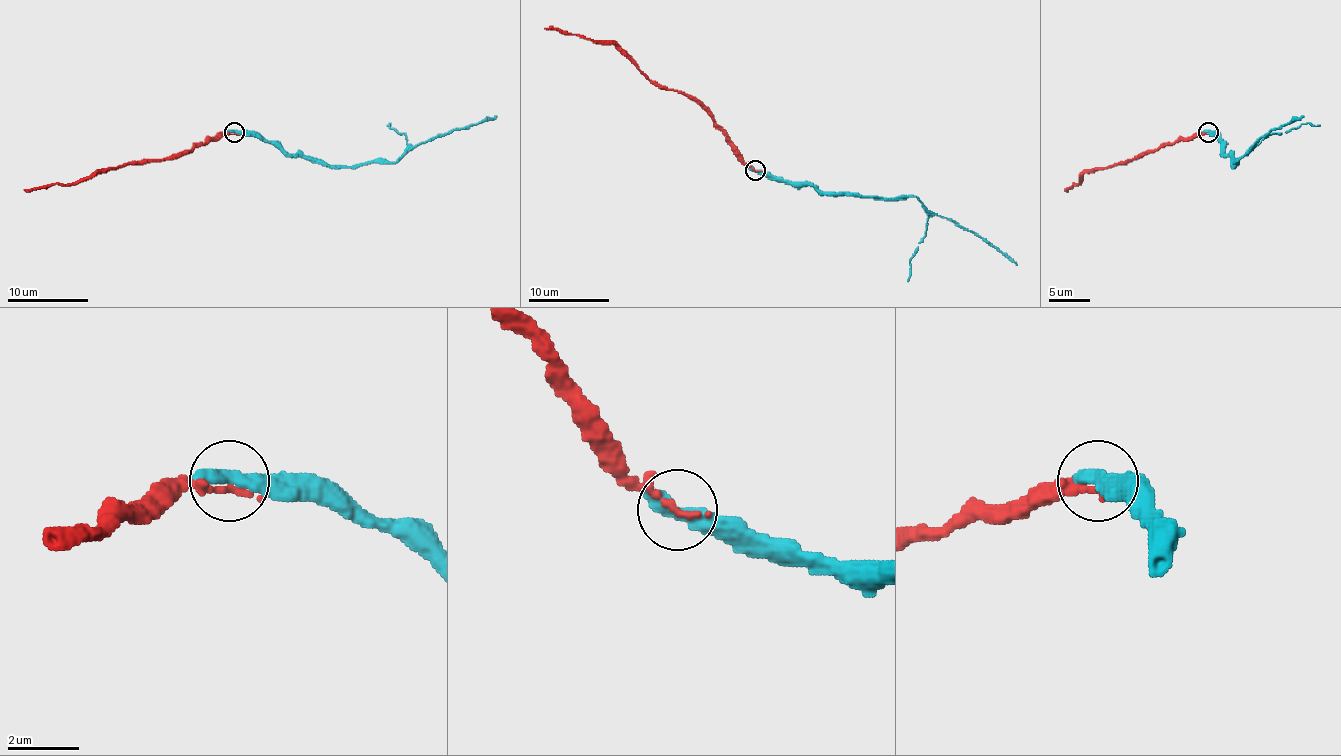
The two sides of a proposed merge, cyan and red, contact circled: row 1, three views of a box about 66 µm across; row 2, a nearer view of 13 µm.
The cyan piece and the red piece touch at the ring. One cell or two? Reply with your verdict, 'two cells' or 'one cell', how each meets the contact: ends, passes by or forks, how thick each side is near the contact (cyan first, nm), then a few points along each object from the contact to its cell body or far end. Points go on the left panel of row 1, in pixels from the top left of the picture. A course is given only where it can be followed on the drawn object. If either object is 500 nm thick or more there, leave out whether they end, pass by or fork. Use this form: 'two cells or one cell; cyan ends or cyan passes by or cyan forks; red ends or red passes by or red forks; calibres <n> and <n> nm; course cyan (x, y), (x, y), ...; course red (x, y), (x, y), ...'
one cell; calibres 550 and 240 nm; course cyan (234, 132), (260, 136), (284, 150), (337, 167), (396, 163), (408, 150), (436, 136), (497, 116); course red (234, 132), (197, 142), (173, 157), (133, 161), (100, 169), (94, 175), (68, 185), (52, 183), (23, 189)

